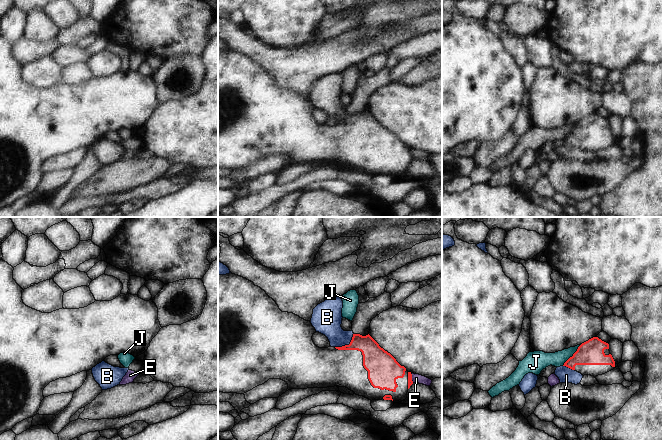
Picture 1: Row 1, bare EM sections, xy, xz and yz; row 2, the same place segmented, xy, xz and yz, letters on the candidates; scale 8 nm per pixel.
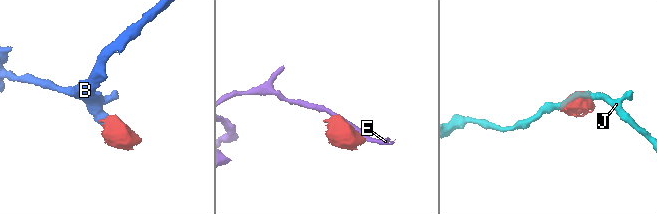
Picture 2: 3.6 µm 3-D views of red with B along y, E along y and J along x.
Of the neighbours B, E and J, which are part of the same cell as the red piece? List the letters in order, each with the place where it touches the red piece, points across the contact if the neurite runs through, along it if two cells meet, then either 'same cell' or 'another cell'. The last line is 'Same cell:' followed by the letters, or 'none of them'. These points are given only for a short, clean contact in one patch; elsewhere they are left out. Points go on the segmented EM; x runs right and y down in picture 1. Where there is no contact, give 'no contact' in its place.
B: contact xz (347, 345); border xz (353, 333), (352, 339), (348, 344), (335, 347); another cell
E: contact xz (411, 378); another cell
J: contact yz (573, 355); border yz (581, 344), (562, 365); another cell
Same cell: none of them

